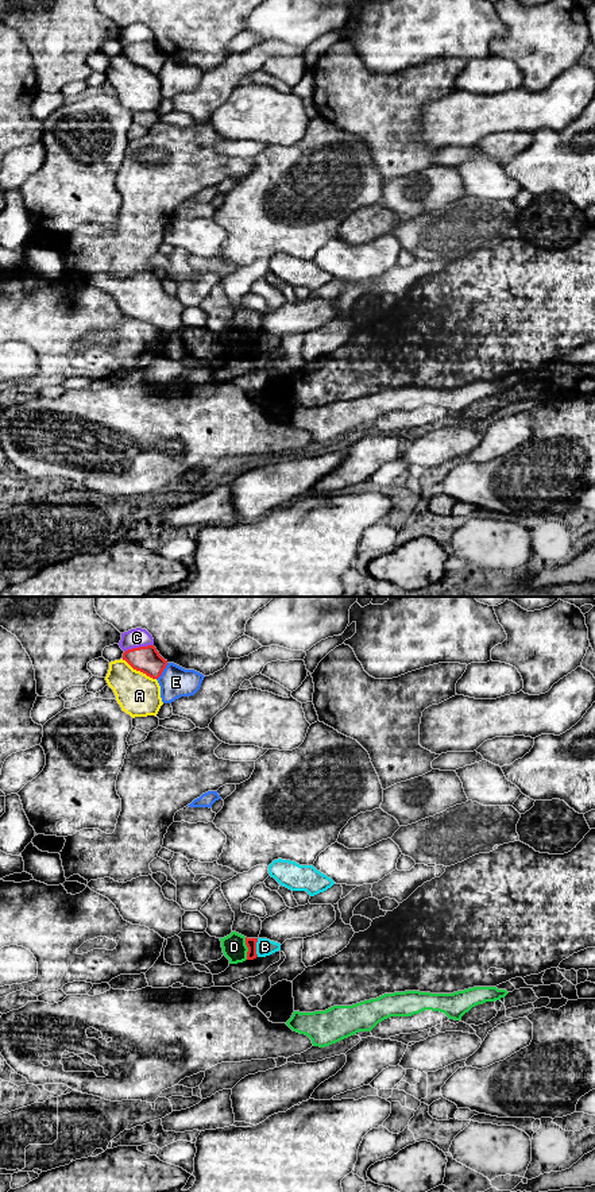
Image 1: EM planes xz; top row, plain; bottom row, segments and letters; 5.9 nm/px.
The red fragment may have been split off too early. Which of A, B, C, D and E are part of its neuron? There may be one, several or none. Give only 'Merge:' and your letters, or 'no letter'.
Merge: no letter

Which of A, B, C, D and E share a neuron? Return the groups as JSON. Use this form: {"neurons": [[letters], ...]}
{"neurons": [["A"], ["B"], ["C"], ["D"], ["E"]]}

